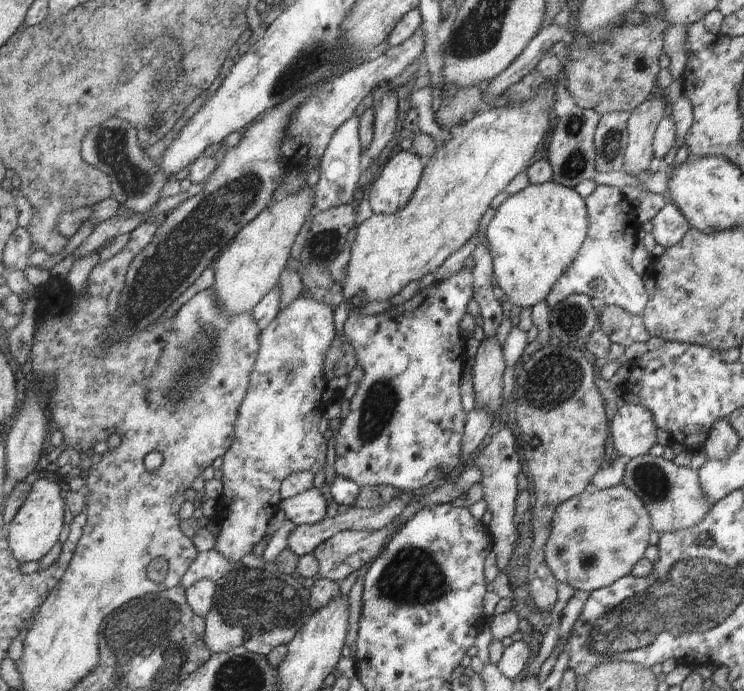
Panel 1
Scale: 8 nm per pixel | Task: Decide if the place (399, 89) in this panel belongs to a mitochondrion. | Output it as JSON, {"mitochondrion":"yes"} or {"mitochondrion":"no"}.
{"mitochondrion":"no"}

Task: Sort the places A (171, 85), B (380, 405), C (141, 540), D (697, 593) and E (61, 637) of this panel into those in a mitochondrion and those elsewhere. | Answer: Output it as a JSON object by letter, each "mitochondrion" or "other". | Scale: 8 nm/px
{"A":"mitochondrion","B":"mitochondrion","C":"other","D":"mitochondrion","E":"mitochondrion"}

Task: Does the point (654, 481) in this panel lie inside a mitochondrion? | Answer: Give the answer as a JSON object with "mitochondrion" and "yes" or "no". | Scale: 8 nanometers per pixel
{"mitochondrion":"yes"}

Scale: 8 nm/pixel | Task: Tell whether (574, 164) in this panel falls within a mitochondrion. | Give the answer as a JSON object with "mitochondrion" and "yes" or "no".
{"mitochondrion":"yes"}

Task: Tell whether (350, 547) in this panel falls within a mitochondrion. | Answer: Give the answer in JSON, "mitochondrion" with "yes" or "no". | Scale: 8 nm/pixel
{"mitochondrion":"no"}

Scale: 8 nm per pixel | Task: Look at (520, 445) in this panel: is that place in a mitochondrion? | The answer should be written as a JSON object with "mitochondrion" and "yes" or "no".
{"mitochondrion":"no"}

